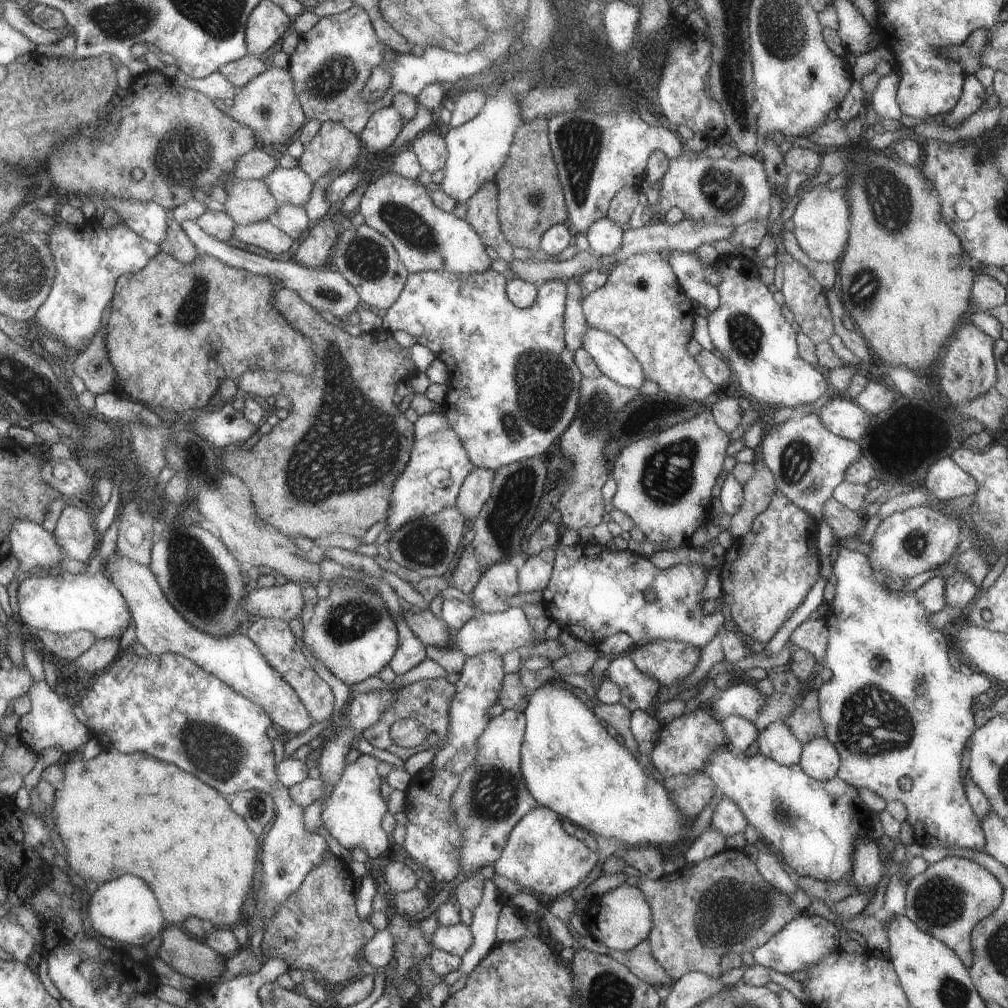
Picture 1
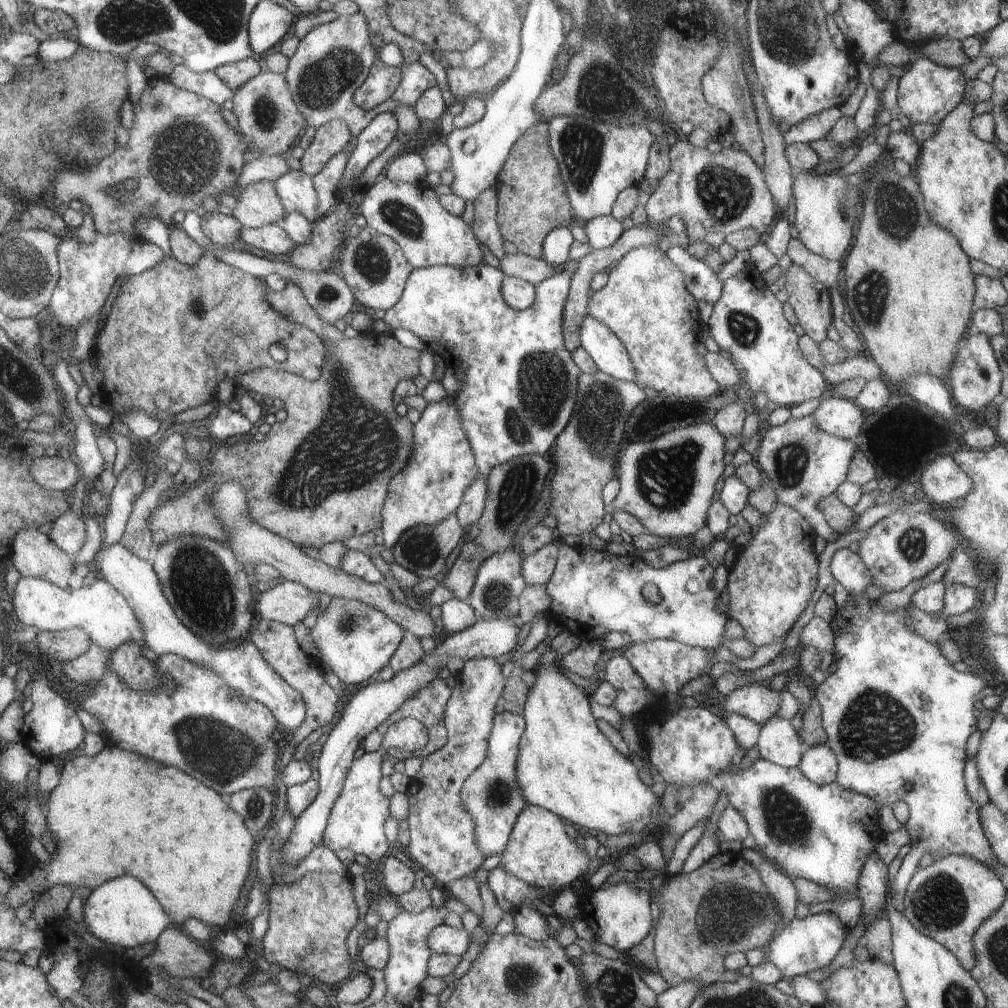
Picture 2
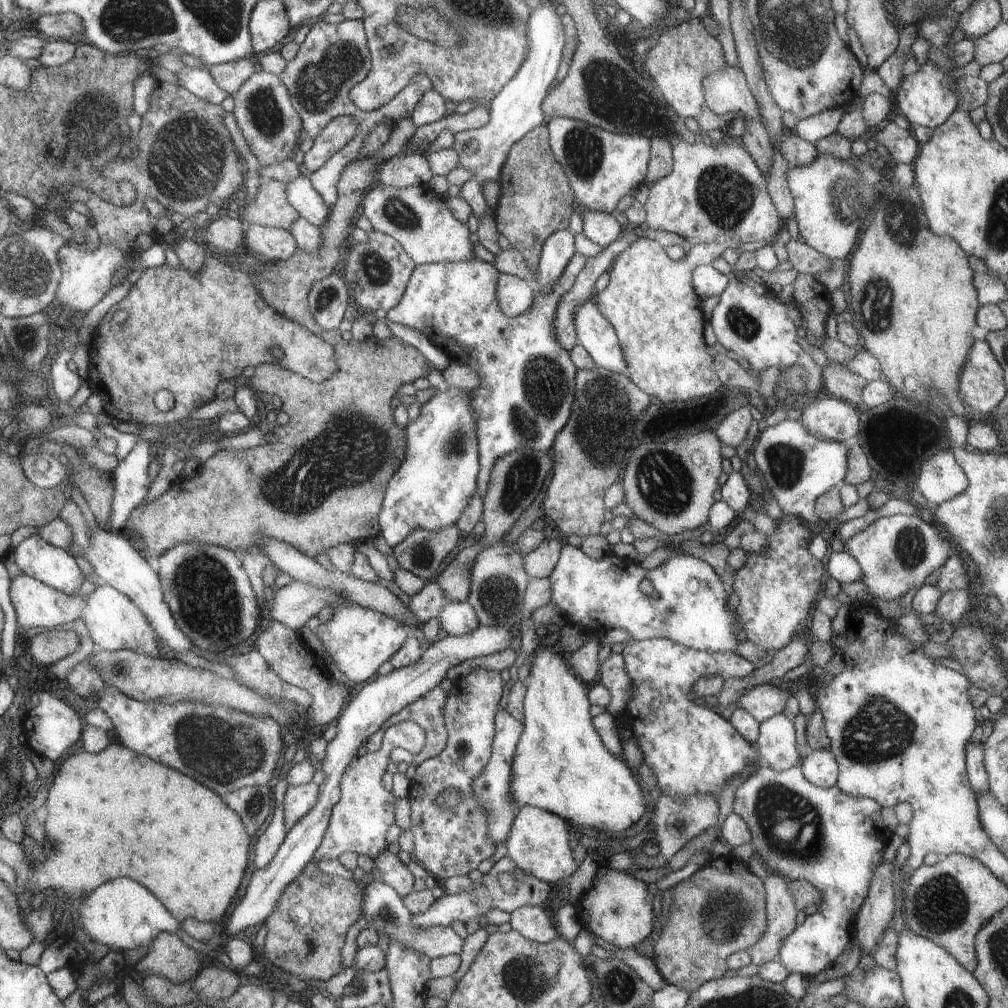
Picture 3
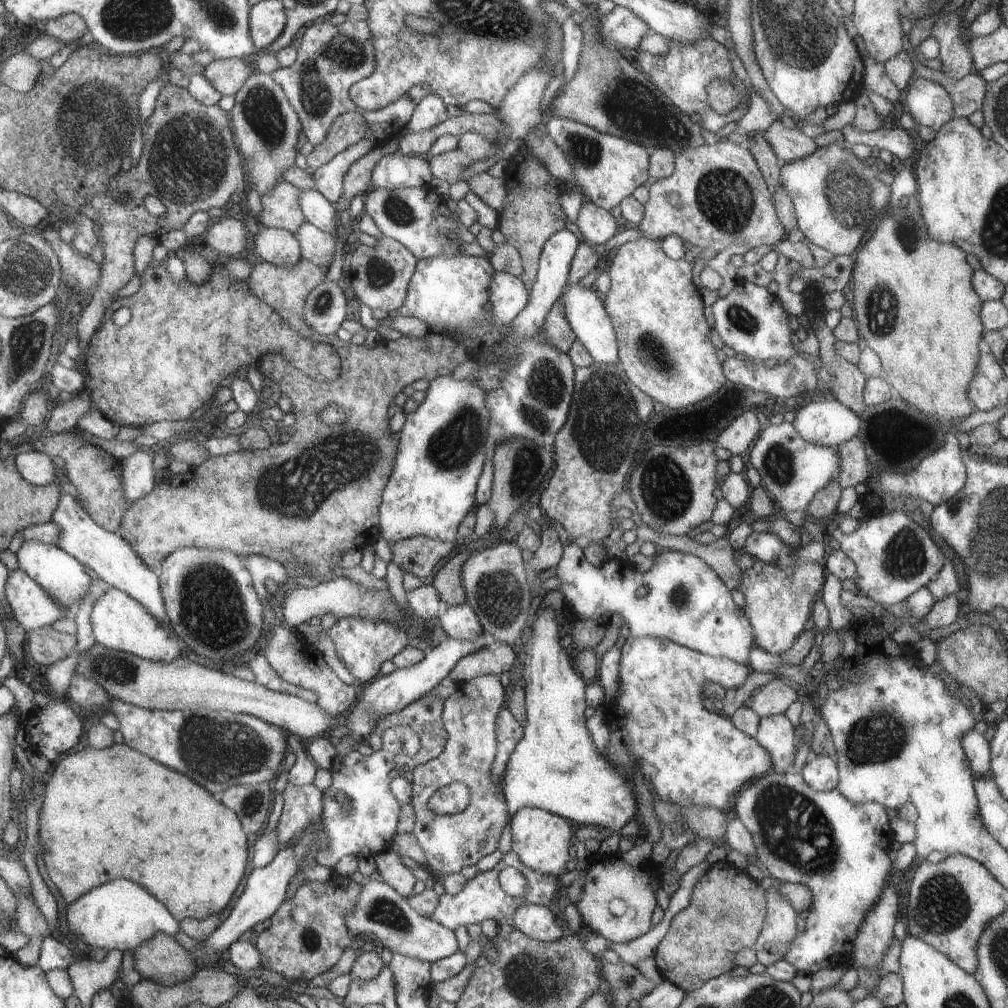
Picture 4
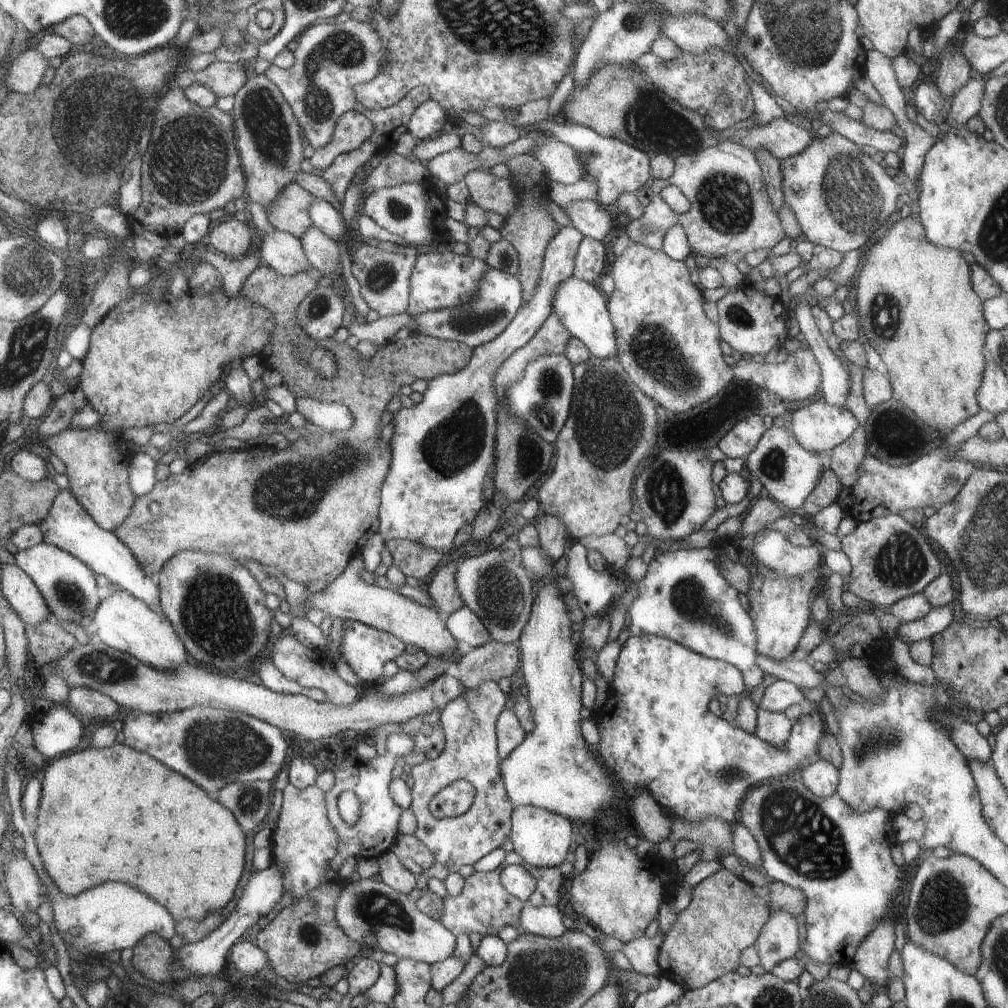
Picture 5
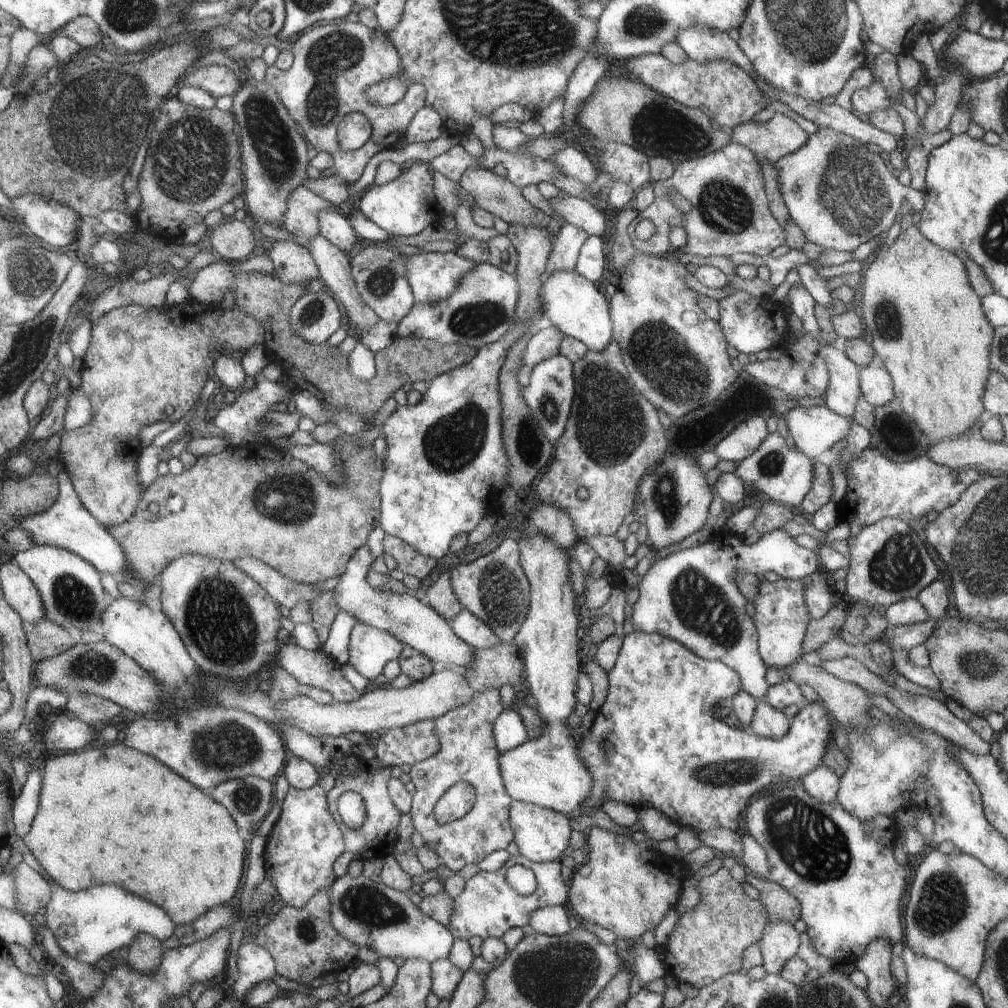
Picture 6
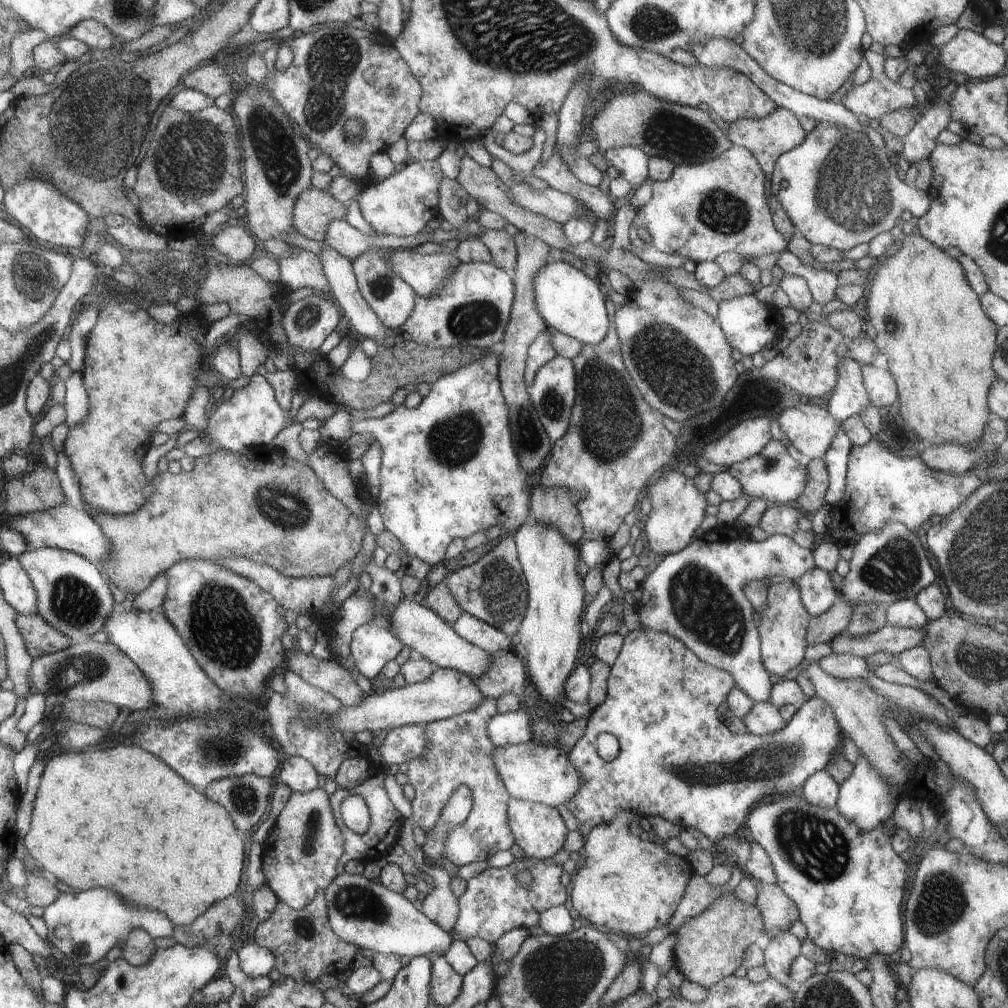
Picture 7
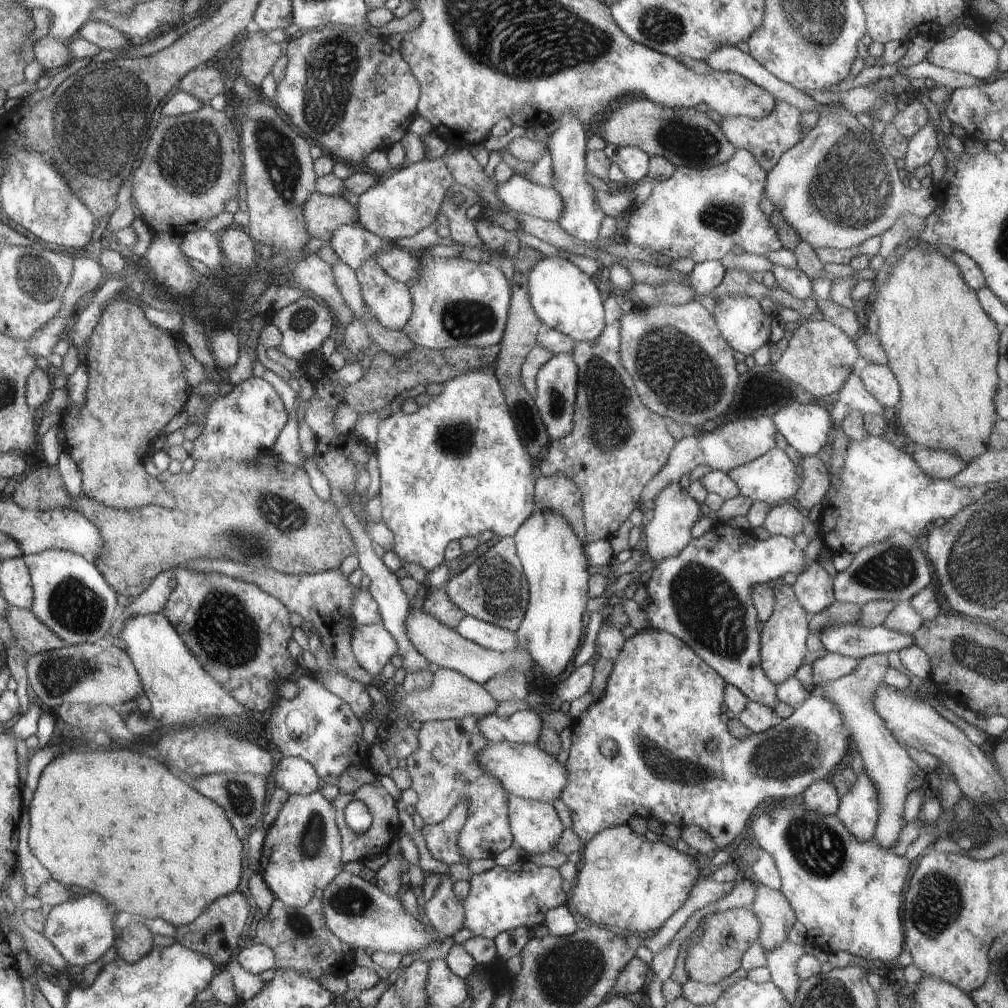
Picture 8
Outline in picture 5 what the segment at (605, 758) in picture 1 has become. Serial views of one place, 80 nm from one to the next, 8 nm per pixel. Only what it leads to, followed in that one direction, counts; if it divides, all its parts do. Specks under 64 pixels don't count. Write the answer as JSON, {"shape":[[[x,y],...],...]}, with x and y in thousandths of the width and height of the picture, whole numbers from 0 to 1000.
{"shape":[[[536,541],[523,542],[518,544],[519,560],[522,564],[529,568],[530,599],[525,615],[513,635],[518,650],[518,671],[522,683],[524,683],[524,694],[528,703],[531,716],[530,724],[522,729],[522,732],[515,738],[512,744],[508,745],[502,752],[496,754],[497,770],[500,772],[501,783],[505,793],[510,800],[528,799],[558,810],[565,811],[571,816],[580,816],[587,820],[589,812],[595,806],[611,804],[613,794],[619,792],[619,785],[614,776],[607,770],[607,767],[585,750],[585,744],[575,728],[573,716],[575,716],[575,702],[577,702],[577,668],[571,659],[571,641],[567,639],[567,615],[562,607],[562,590],[552,578],[555,569],[550,564],[551,556],[547,555],[545,549]]]}

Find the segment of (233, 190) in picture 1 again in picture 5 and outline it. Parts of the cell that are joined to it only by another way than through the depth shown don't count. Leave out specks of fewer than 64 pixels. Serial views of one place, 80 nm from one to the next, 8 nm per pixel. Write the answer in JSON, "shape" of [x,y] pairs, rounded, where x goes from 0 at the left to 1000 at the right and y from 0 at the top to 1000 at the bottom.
{"shape":[[[296,182],[285,183],[276,195],[275,201],[264,207],[267,220],[274,228],[299,237],[311,224],[307,206],[312,197],[313,194]]]}

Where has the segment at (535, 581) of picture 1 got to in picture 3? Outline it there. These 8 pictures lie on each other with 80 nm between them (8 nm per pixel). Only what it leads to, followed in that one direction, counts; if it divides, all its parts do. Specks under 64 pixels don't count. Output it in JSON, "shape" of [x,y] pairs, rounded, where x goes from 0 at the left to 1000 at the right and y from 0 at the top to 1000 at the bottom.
{"shape":[[[547,524],[545,532],[538,540],[520,552],[520,561],[525,571],[530,573],[545,572],[557,551],[558,536]]]}

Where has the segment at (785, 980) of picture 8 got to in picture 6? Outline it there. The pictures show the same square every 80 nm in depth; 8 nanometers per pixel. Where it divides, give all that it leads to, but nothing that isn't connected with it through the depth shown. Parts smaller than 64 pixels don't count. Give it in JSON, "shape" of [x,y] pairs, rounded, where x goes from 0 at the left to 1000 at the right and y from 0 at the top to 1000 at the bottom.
{"shape":[[[774,914],[762,918],[756,935],[758,962],[767,967],[774,967],[779,956],[790,949],[794,938],[794,927],[784,917]]]}

